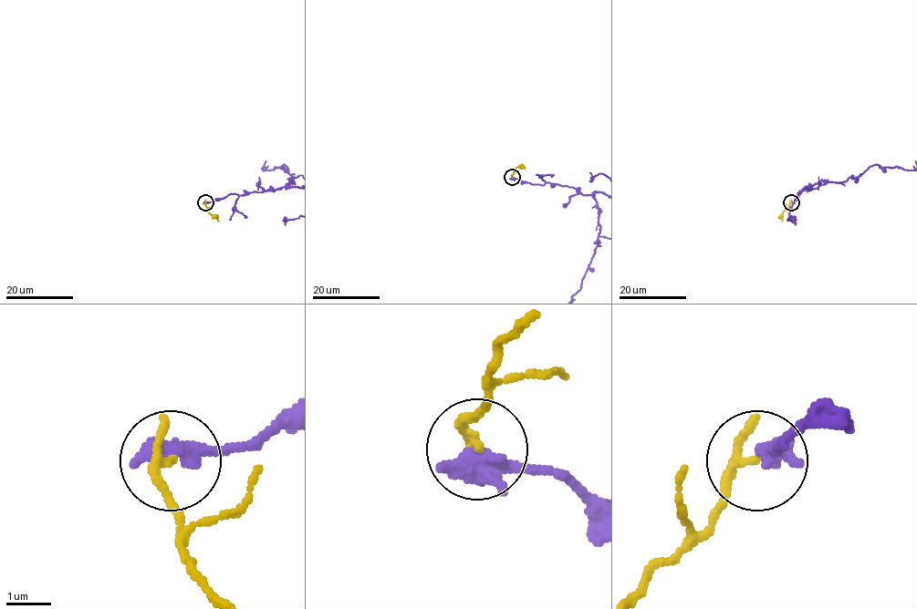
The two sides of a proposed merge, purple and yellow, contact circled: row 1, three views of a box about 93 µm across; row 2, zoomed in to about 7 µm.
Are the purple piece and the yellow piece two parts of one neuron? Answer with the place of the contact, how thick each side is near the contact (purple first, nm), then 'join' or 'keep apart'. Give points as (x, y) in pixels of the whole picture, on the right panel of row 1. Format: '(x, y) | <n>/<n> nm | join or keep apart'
(791, 202) | 400/160 nm | keep apart

